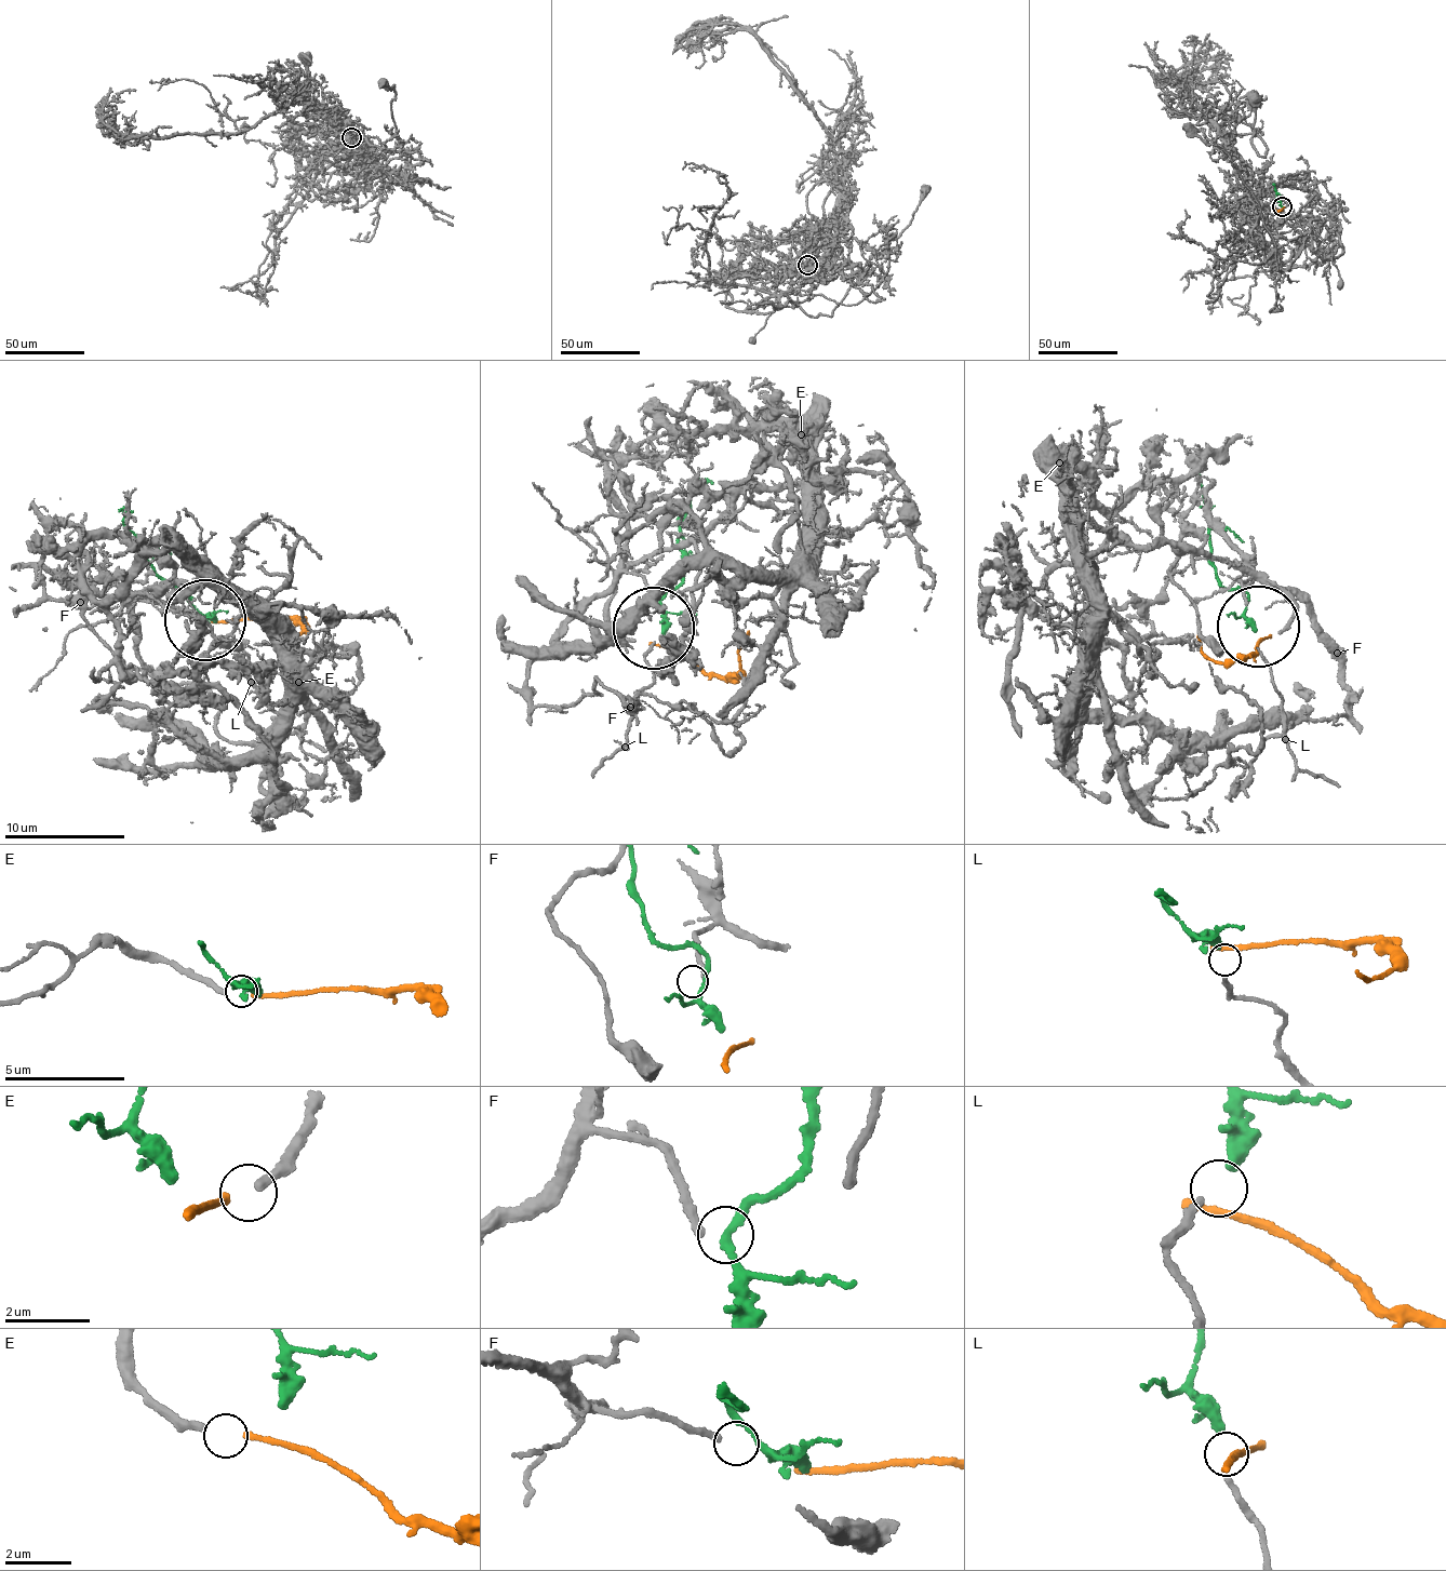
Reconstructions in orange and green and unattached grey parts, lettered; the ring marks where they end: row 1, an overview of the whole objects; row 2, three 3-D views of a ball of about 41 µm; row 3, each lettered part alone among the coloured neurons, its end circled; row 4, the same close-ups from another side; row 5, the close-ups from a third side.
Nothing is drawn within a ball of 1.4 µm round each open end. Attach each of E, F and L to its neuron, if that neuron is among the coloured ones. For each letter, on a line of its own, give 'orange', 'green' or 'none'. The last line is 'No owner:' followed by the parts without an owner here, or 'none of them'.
E: orange
F: none
L: green
No owner: F

